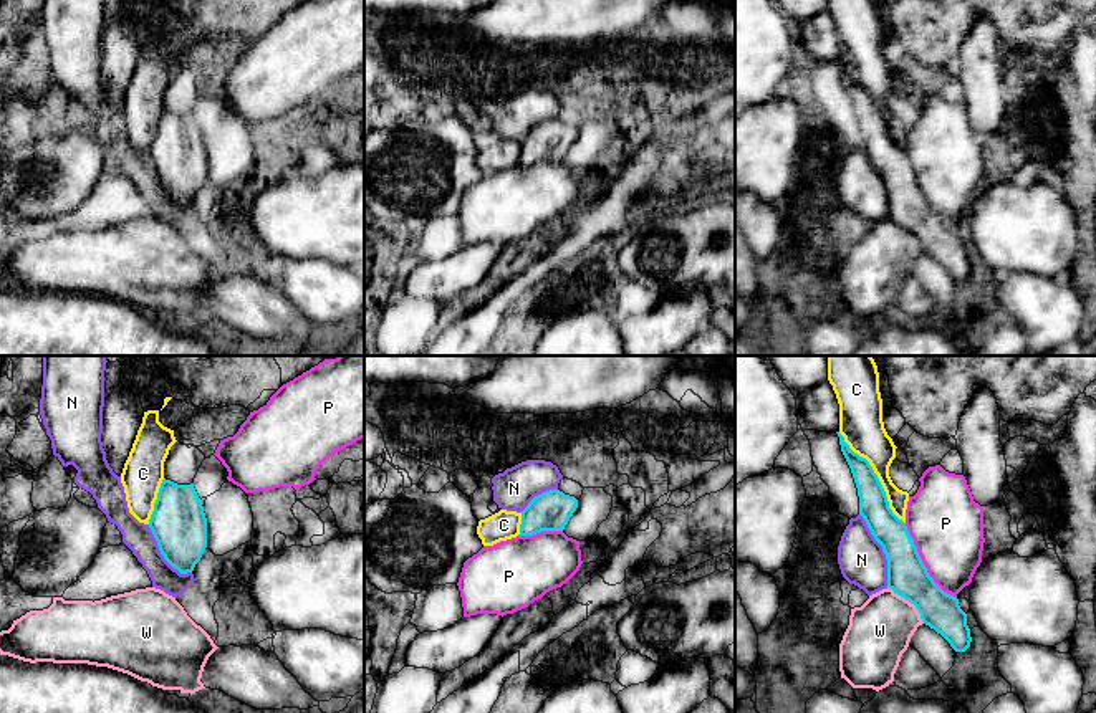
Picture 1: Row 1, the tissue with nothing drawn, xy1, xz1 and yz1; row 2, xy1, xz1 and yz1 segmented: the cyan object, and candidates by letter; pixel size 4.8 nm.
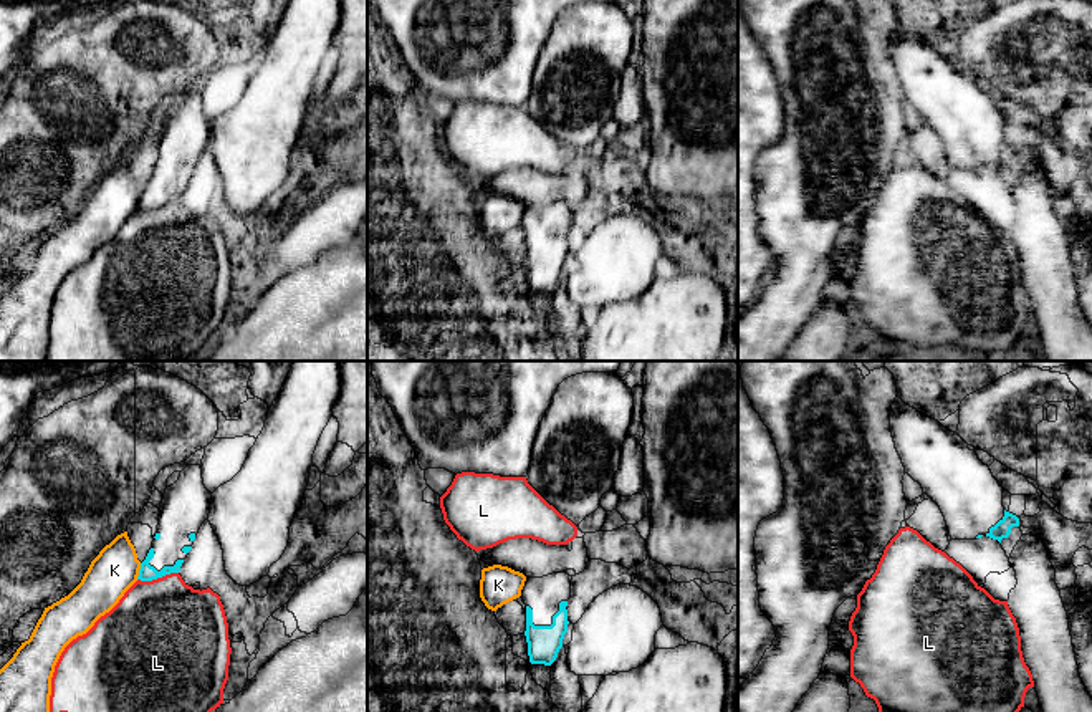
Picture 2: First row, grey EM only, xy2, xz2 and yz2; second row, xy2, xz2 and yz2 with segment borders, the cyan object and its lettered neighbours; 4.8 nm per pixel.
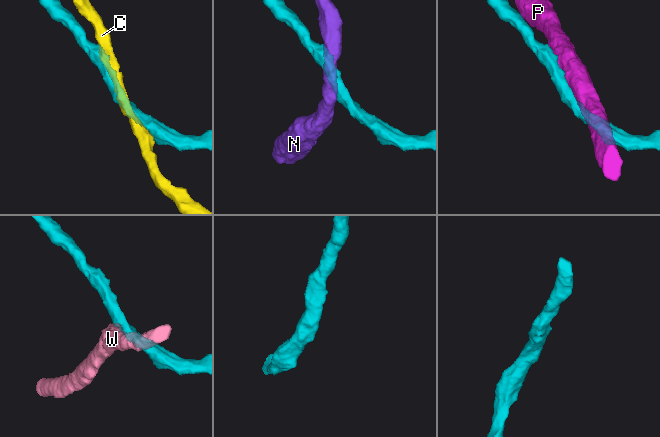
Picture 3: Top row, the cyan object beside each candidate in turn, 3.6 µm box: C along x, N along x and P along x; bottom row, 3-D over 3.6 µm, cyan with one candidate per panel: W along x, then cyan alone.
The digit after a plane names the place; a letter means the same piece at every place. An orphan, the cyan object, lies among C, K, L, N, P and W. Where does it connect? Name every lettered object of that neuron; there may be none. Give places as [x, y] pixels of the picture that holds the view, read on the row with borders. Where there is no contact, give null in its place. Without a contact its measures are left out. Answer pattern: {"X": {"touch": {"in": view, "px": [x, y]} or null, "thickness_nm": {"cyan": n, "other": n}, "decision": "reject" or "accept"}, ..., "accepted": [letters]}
{"C": {"touch": {"in": "yz1", "px": [876, 477]}, "thickness_nm": {"cyan": 150, "other": 200}, "decision": "reject"}, "K": {"touch": {"in": "xy2", "px": [139, 572]}, "thickness_nm": {"cyan": 80, "other": 220}, "decision": "reject"}, "L": {"touch": {"in": "xy2", "px": [158, 577]}, "thickness_nm": {"cyan": 80, "other": 480}, "decision": "reject"}, "N": {"touch": {"in": "yz1", "px": [883, 550]}, "thickness_nm": {"cyan": 200, "other": 220}, "decision": "reject"}, "P": {"touch": {"in": "yz1", "px": [922, 563]}, "thickness_nm": {"cyan": 200, "other": 360}, "decision": "reject"}, "W": {"touch": {"in": "yz1", "px": [909, 601]}, "thickness_nm": {"cyan": 200, "other": 300}, "decision": "reject"}, "accepted": []}

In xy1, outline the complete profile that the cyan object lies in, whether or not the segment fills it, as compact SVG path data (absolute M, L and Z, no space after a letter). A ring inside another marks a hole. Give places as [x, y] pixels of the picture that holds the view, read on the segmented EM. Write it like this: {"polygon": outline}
{"polygon": "M164 478L149 519L149 528L164 559L180 574L192 572L207 548L207 518L194 483L177 485Z"}

